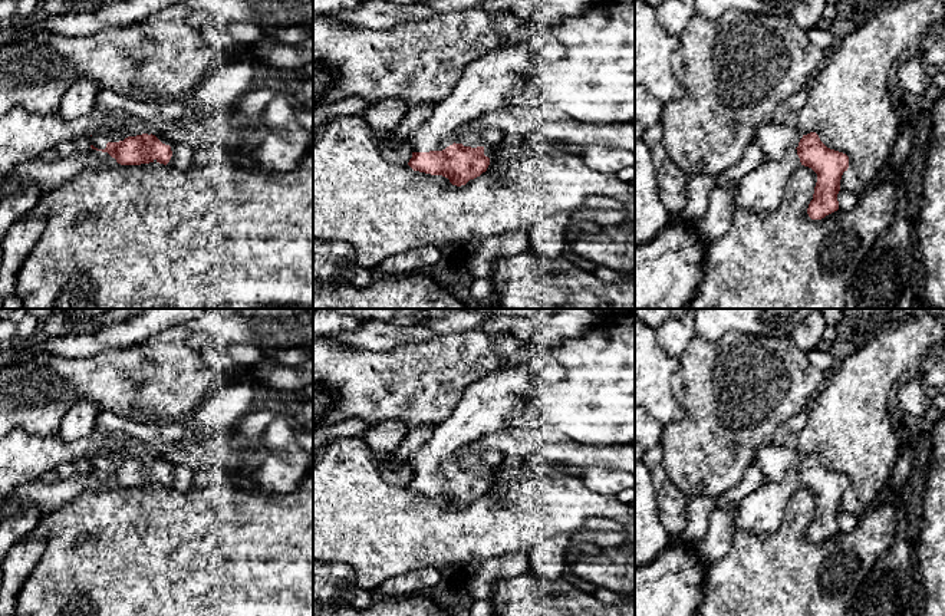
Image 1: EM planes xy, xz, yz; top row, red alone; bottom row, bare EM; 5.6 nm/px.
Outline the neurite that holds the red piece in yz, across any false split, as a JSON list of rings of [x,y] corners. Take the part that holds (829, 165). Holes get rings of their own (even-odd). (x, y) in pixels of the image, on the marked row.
[[[774,121],[757,128],[753,142],[761,148],[765,162],[778,161],[786,151],[796,149],[801,165],[817,174],[813,200],[807,208],[811,220],[821,220],[839,210],[840,179],[849,168],[846,154],[827,148],[816,132],[803,135],[796,125]]]

